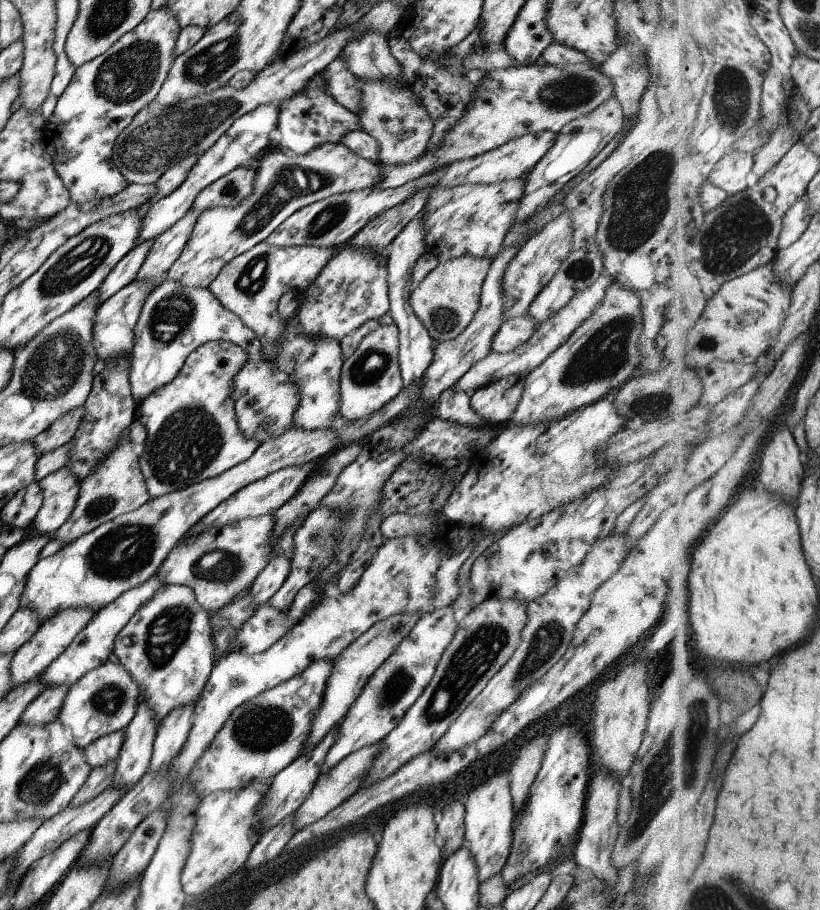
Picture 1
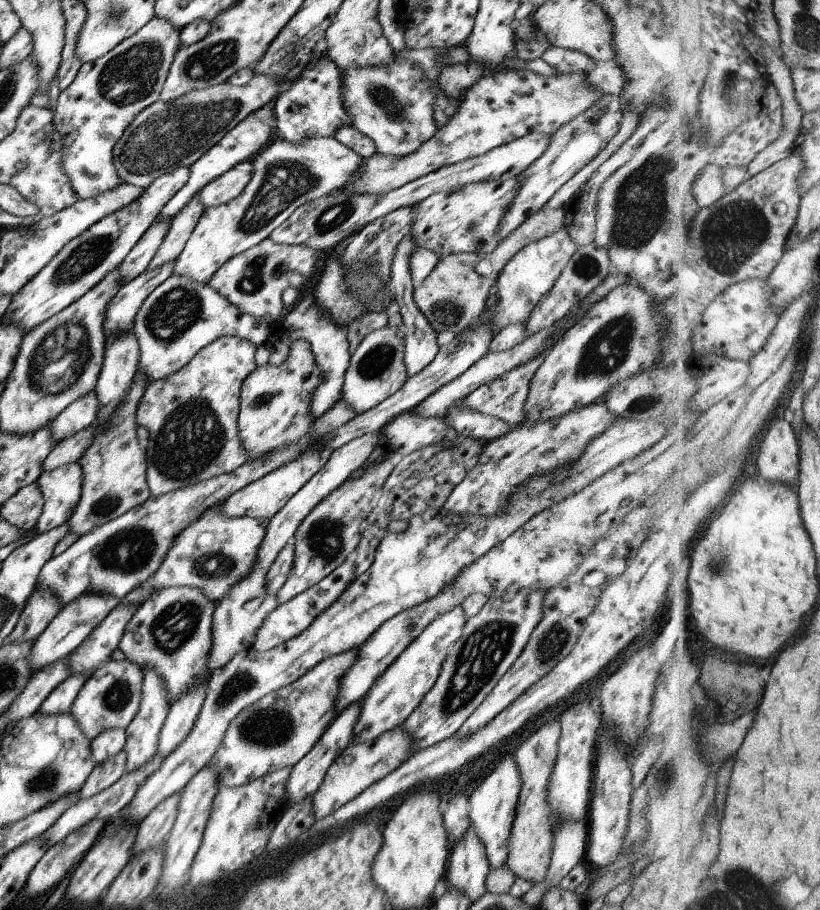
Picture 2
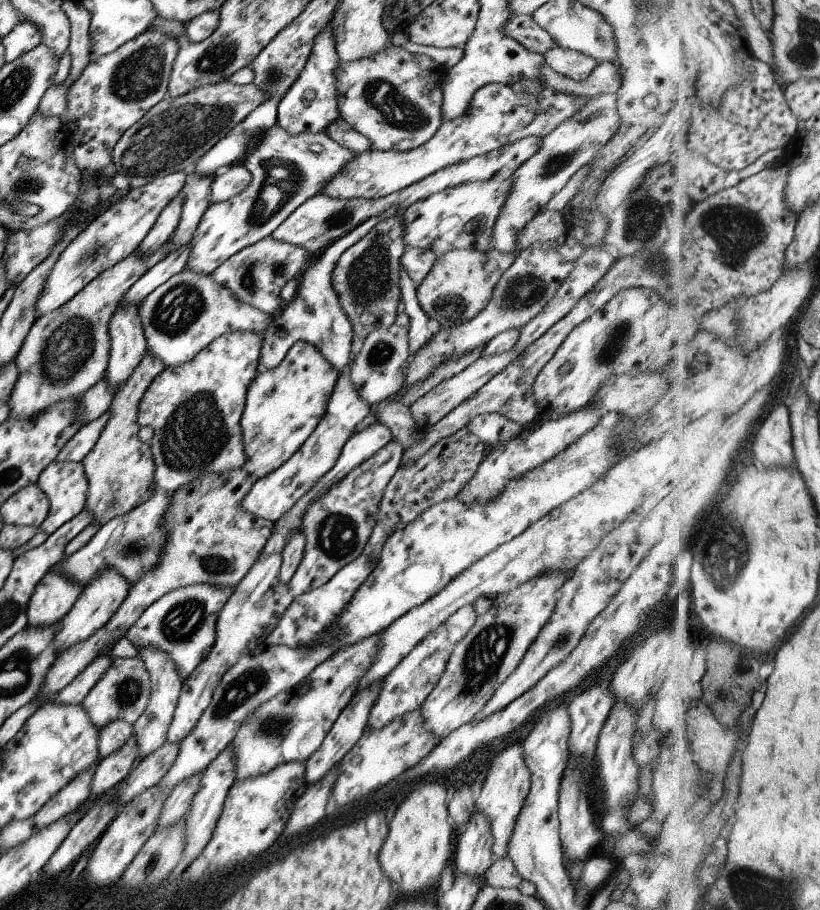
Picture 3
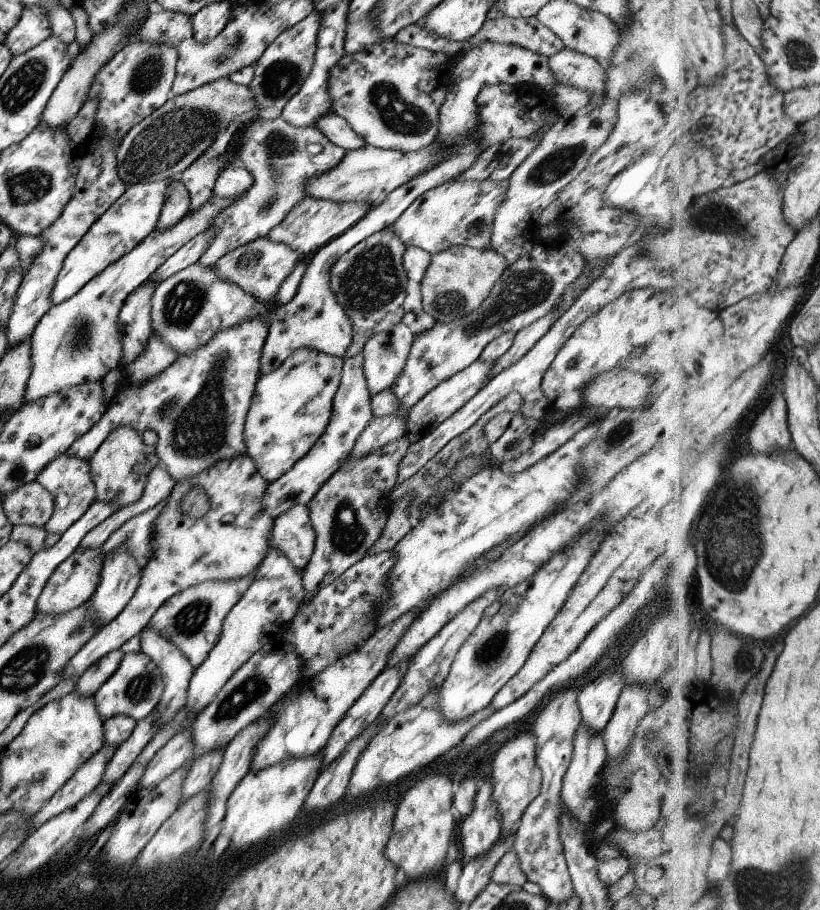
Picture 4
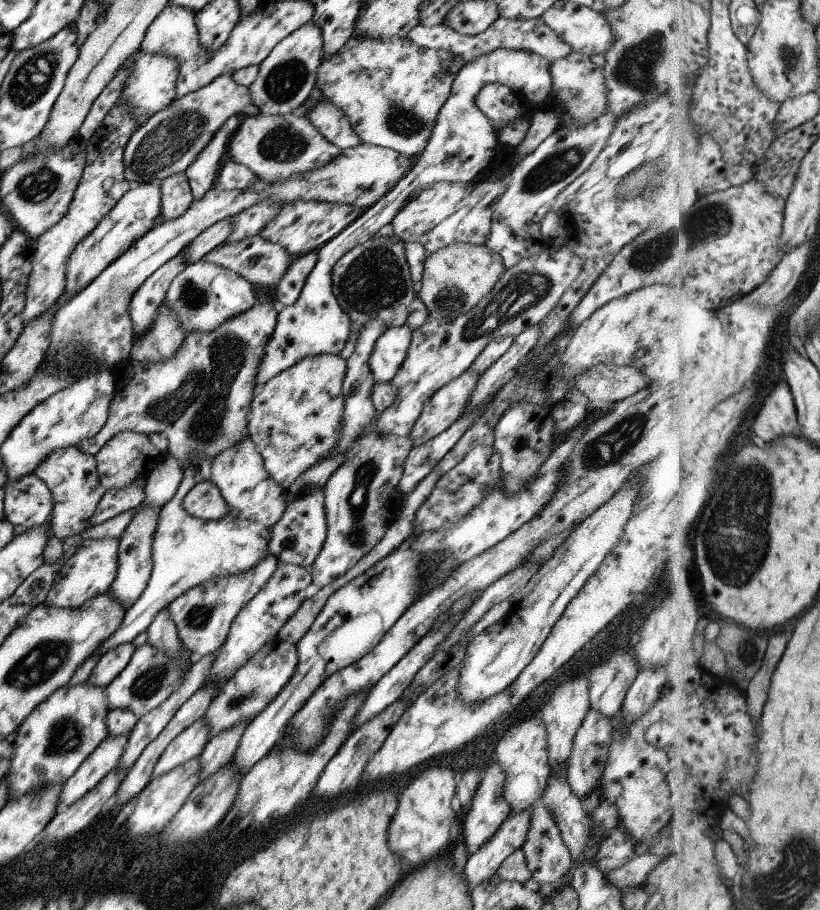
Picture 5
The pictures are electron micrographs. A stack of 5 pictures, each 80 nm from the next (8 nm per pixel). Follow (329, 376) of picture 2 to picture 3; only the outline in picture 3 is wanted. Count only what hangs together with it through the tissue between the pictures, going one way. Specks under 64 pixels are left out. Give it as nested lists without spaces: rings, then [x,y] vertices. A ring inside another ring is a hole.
[[[387,208],[385,212],[361,222],[359,226],[348,231],[345,236],[338,238],[312,258],[310,265],[298,279],[298,287],[293,300],[284,304],[264,328],[261,342],[261,361],[265,363],[265,366],[275,367],[276,363],[283,360],[285,353],[295,342],[303,341],[317,349],[321,358],[327,360],[327,364],[331,364],[331,370],[337,372],[337,376],[341,374],[341,370],[352,360],[350,356],[351,325],[331,288],[331,271],[346,248],[363,238],[371,226],[395,216],[398,211],[398,208]]]

